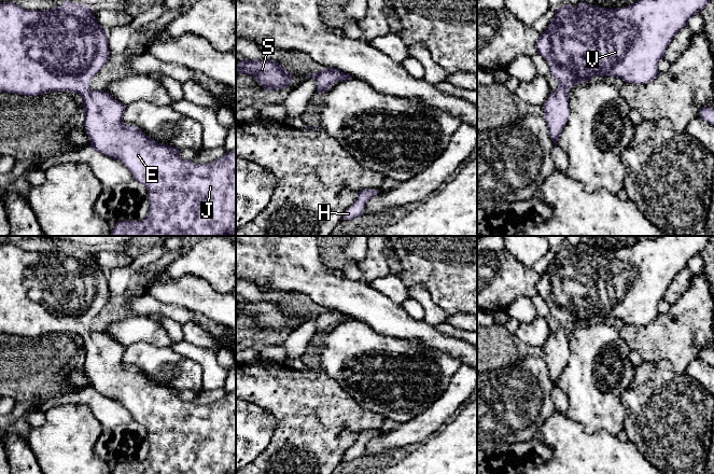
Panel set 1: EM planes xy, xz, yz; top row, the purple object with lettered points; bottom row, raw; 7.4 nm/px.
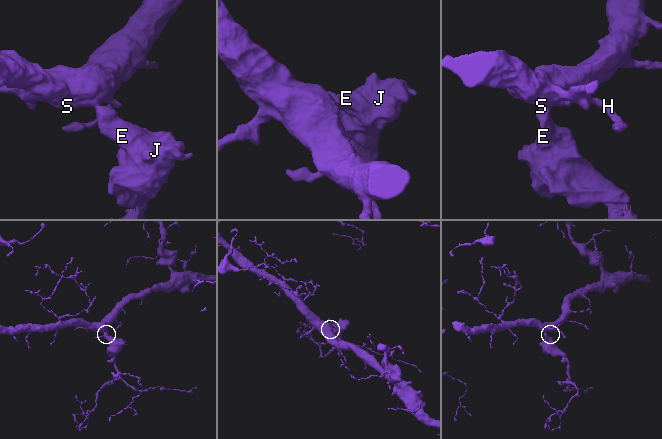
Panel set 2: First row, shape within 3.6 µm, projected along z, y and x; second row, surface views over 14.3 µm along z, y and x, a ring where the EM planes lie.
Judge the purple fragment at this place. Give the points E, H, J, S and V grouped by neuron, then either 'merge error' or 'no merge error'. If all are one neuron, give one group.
E H J S V | no merge error

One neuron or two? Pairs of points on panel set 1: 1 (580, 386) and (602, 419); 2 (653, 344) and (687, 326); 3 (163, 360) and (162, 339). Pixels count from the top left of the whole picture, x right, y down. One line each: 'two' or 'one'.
1: one
2: one
3: two

